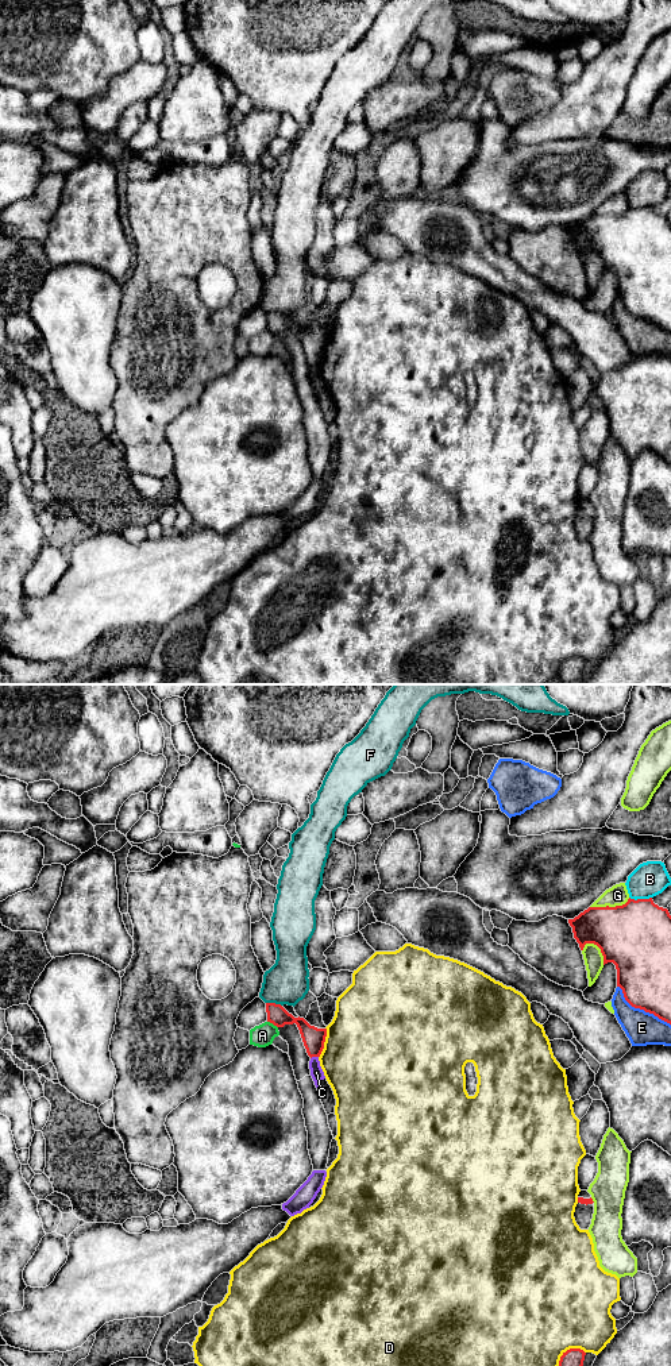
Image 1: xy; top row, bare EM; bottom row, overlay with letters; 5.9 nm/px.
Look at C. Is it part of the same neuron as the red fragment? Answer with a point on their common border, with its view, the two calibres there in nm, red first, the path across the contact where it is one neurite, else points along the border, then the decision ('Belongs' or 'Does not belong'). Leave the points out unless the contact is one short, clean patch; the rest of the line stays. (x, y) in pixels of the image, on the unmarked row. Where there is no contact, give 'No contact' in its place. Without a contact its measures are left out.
Touches red at xy (313, 365). Thickness 140 nm (red) against 80 nm. Boundary: xy (317, 365), (311, 367). Does not belong

